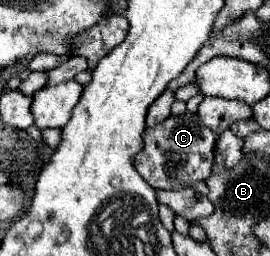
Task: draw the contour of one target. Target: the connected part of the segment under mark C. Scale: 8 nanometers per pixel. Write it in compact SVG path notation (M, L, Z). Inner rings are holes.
M196 114L170 116L156 128L144 130L144 148L136 154L136 170L140 176L156 190L168 188L188 188L196 182L206 182L214 166L216 134L206 128Z

